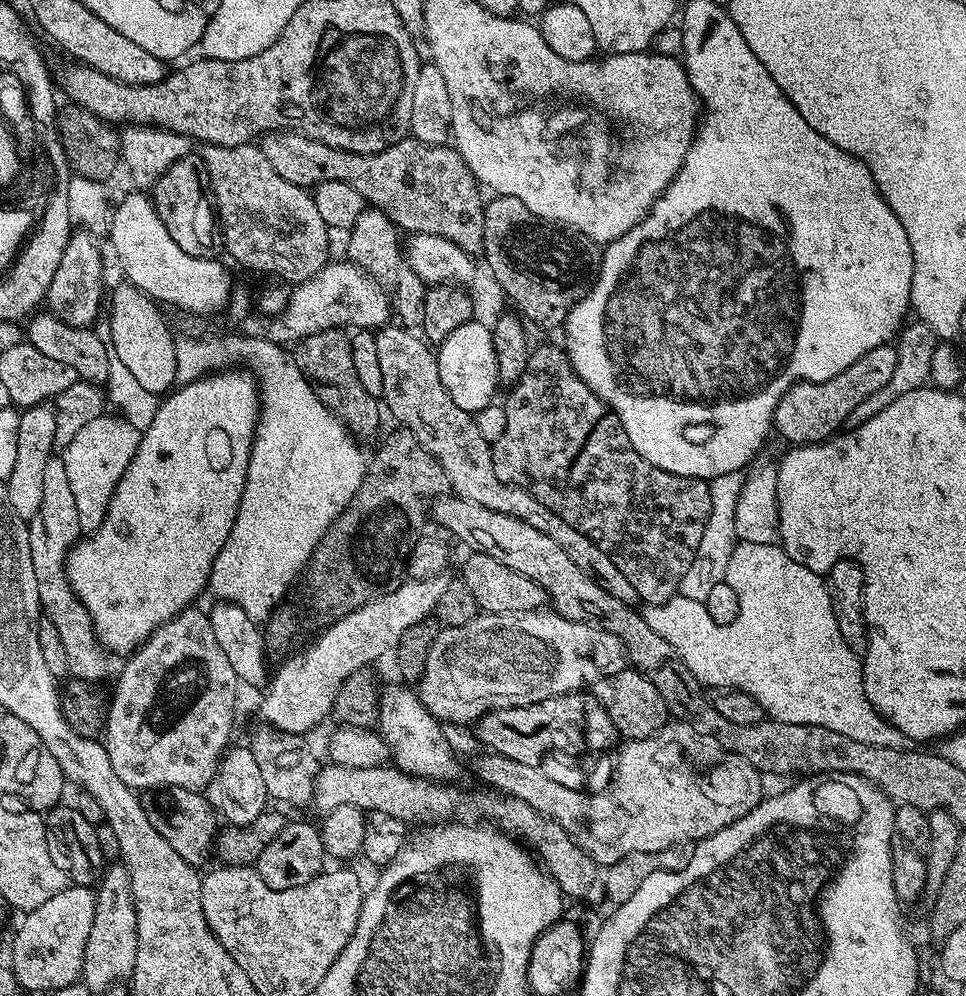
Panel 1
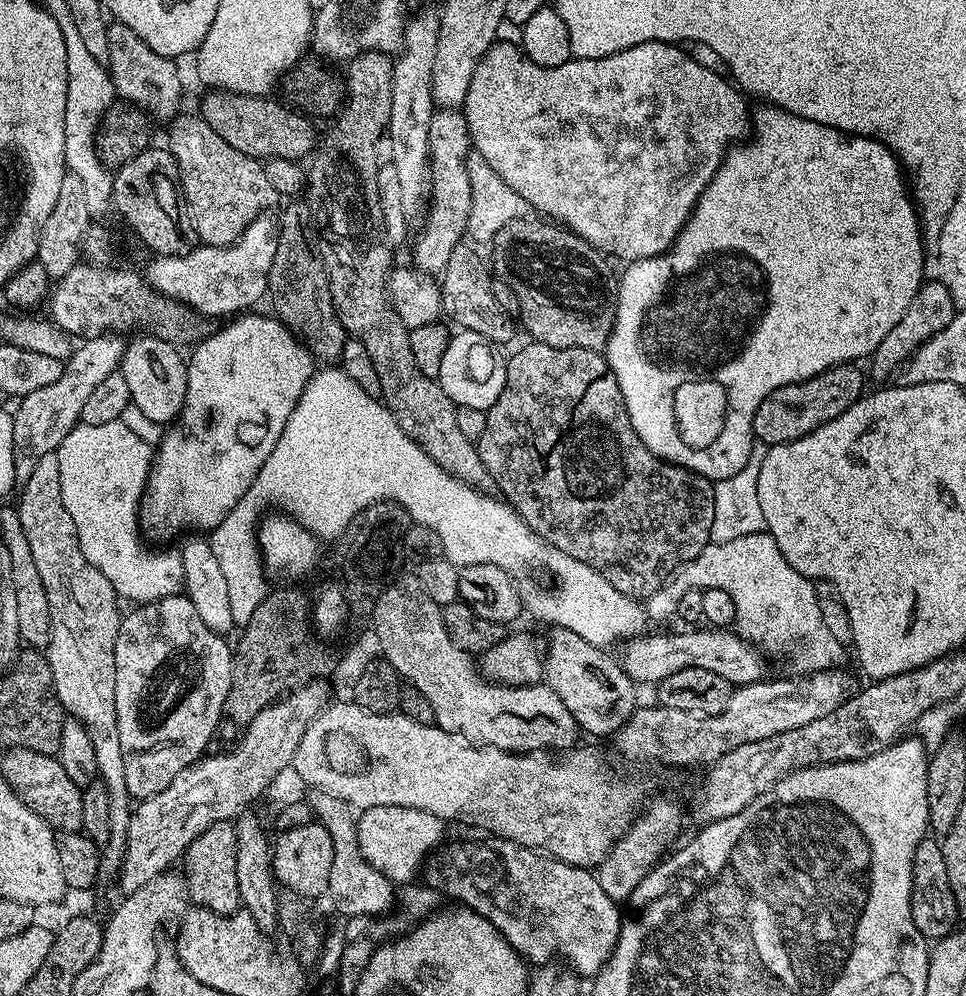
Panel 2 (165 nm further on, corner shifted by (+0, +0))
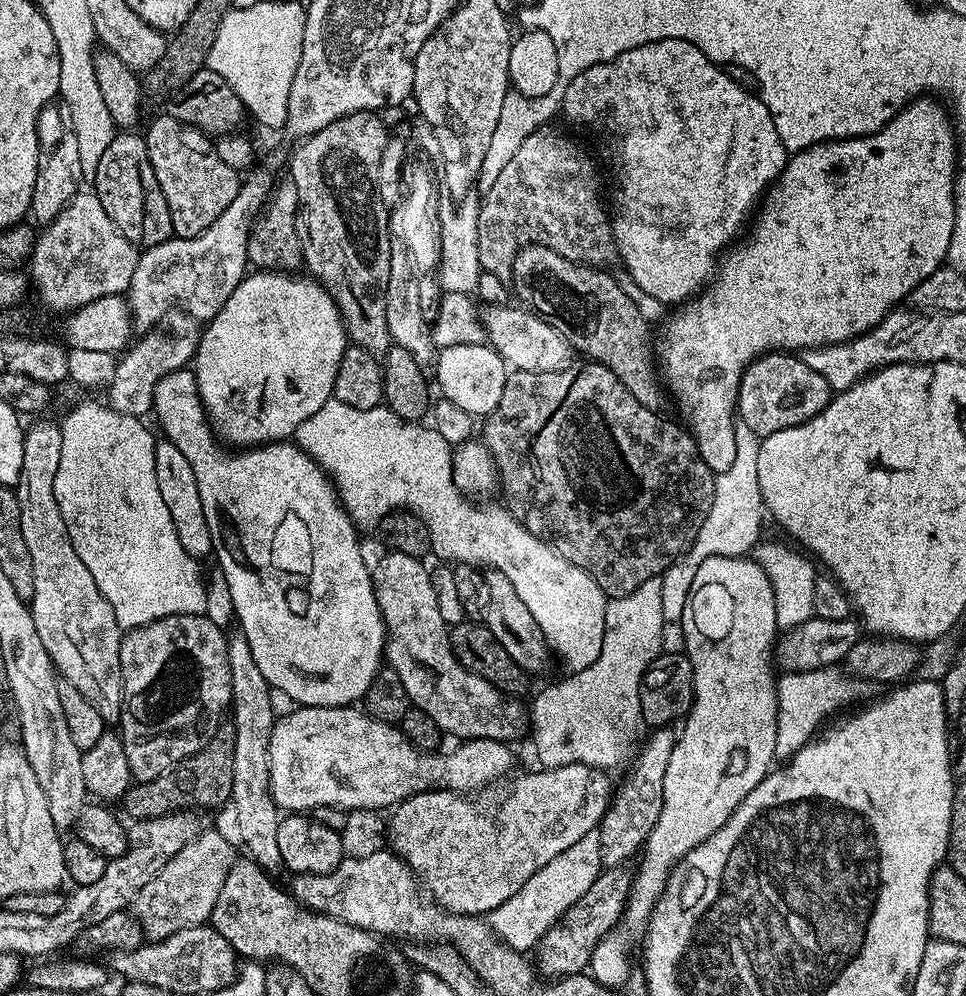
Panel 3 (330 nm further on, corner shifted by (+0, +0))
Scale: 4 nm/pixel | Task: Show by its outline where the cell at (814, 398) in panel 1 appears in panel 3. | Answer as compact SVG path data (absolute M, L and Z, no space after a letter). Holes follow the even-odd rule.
M784 350L767 352L752 361L742 374L736 399L738 420L763 438L814 418L832 401L833 395L826 378L822 378L822 374L817 374L815 370L810 370L810 366L806 366L799 355Z

